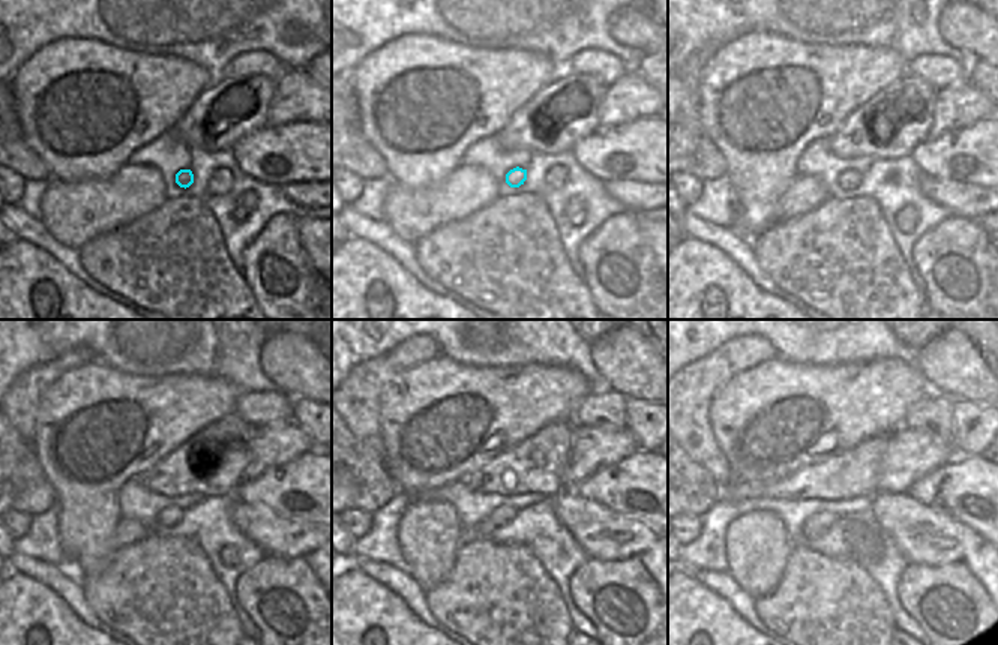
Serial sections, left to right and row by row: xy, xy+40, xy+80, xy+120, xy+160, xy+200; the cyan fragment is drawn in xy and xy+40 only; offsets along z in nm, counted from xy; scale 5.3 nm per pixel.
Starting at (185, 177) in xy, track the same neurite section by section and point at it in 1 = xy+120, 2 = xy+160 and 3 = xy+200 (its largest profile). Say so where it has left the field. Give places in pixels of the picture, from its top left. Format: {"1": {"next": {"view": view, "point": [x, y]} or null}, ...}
{"1": {"next": {"view": "xy+120", "point": [170, 516]}}, "2": {"next": {"view": "xy+160", "point": [503, 515]}}, "3": {"next": {"view": "xy+200", "point": [820, 524]}}}

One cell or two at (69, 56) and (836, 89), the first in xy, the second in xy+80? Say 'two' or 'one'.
one

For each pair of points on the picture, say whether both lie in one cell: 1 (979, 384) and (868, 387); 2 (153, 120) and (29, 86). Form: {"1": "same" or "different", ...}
{"1": "different", "2": "same"}

